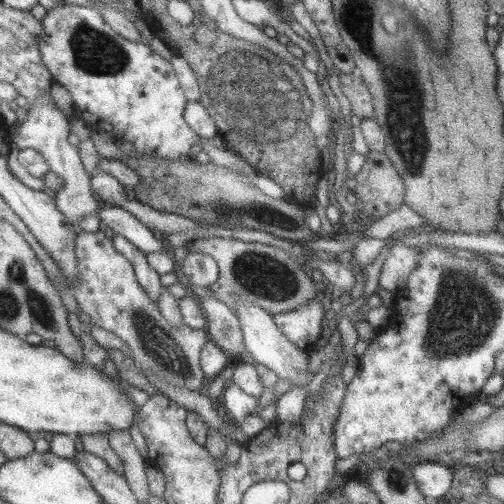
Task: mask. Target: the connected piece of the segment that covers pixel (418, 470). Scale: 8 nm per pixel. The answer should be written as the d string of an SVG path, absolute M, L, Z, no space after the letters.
M438 460L416 463L413 476L424 497L436 501L444 497L453 483L453 466L444 466Z

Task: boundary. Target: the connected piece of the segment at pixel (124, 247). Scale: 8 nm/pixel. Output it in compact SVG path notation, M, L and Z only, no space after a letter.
M114 232L110 235L115 250L120 255L124 255L132 263L140 286L144 289L144 292L146 292L153 304L158 305L164 286L160 283L161 275L148 265L148 261L146 260L146 255L148 254L140 251L140 249L132 245L132 243L121 234L115 234Z

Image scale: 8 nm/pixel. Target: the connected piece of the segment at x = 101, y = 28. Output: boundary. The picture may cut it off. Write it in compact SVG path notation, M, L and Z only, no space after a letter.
M64 1L64 4L48 10L41 22L44 32L37 40L42 60L53 80L70 92L74 99L74 116L84 120L90 131L106 131L120 142L132 142L135 148L132 155L137 157L156 155L179 161L198 159L190 156L190 148L196 142L204 145L212 139L197 135L185 121L184 112L189 101L170 62L154 52L149 45L131 42L118 35L94 8L74 6Z

